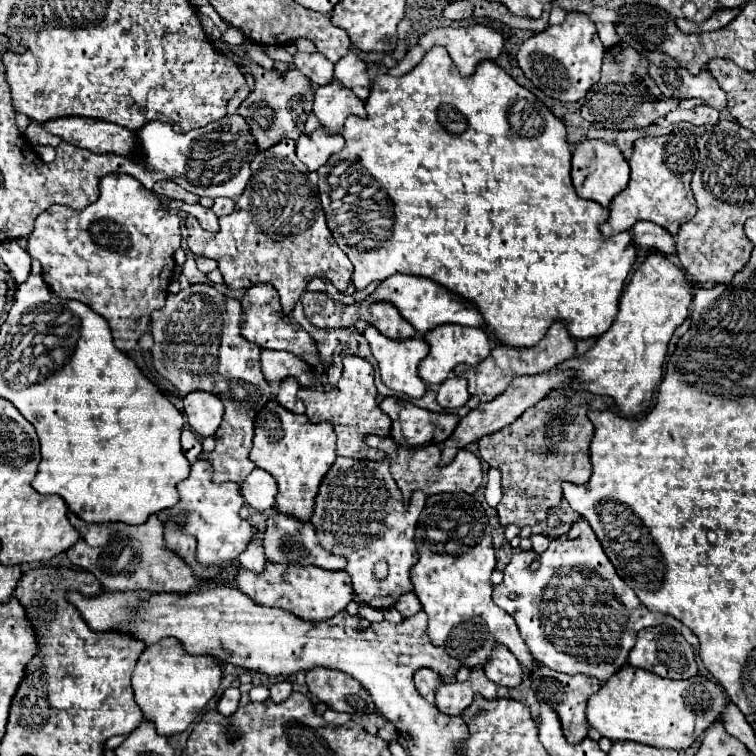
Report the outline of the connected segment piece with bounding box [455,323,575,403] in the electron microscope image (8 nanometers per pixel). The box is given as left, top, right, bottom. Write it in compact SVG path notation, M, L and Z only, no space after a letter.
M553 323L539 345L527 347L527 349L511 349L511 347L503 349L503 345L497 345L491 351L491 355L485 361L481 361L479 365L475 365L475 367L457 365L455 375L467 379L469 395L477 395L481 403L487 403L487 401L493 401L497 395L501 395L515 377L551 371L551 369L555 369L557 363L561 363L565 359L571 359L573 355L575 355L575 343L571 341L565 325L563 323Z

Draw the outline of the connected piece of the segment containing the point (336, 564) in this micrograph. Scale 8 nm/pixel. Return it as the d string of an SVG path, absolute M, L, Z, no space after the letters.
M279 511L273 513L273 517L267 519L267 531L263 533L263 547L265 547L265 557L269 561L277 561L277 563L299 563L299 565L317 565L321 569L327 571L341 571L347 565L347 559L327 553L317 537L315 537L315 529L313 525L303 525L299 523L295 517L291 515L283 515Z

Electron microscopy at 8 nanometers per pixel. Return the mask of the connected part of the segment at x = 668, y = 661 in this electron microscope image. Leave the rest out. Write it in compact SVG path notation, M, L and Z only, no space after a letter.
M659 625L639 631L635 647L629 653L629 665L657 673L659 677L667 677L667 679L689 679L699 673L693 647L683 639L683 635L679 635L679 631L675 631L669 625Z

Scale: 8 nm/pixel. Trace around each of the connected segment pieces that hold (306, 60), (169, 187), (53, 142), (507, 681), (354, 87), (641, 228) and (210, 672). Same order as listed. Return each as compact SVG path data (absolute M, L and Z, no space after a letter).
M297 53L295 69L299 69L313 85L327 85L333 79L333 63L321 53Z
M159 181L153 191L155 191L157 195L165 195L165 197L169 197L169 199L179 199L179 201L185 201L185 203L197 203L197 201L199 201L197 195L181 189L181 187L179 187L177 183L173 183L173 181Z
M31 121L25 130L24 136L31 144L51 145L54 148L62 142L60 137L48 133L41 124L35 123L35 121Z
M497 645L497 649L491 653L489 663L483 669L485 669L485 675L493 683L503 685L503 687L517 687L523 679L523 669L519 661L503 645Z
M347 53L337 65L335 65L335 77L351 89L361 101L367 101L371 93L371 79L367 73L367 65L355 55Z
M651 221L635 223L631 233L633 233L637 247L643 247L647 251L657 251L657 253L663 253L667 257L677 253L675 237L671 233L667 233L667 229L661 229L659 225L655 225Z
M167 637L141 653L131 685L143 717L153 721L159 735L169 737L185 731L201 715L221 685L221 669L213 657L189 655L179 641Z

